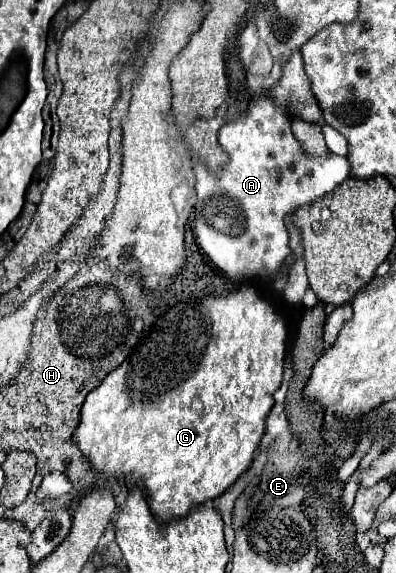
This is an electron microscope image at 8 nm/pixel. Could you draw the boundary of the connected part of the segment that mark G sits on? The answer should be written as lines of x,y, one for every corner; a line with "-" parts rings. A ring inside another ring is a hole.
245,284
239,290
229,292
229,294
207,296
201,302
197,302
195,306
191,304
191,308
187,308
187,304
173,306
155,322
155,326
149,332
145,332
141,336
135,350
131,352
131,356
119,368
115,368
111,374
107,374
107,378
95,390
91,390
89,396
85,398
83,410
81,410
81,422
75,430
75,442
77,442
79,450
83,452
83,456
91,462
91,466
97,472
111,474
115,478
121,476
121,472
123,472
127,482
135,482
145,492
147,502
151,506
151,512
165,522
171,518
177,518
177,516
185,516
187,510
191,510
197,504
205,504
207,500
215,500
253,462
253,456
255,456
259,442
261,442
261,436
265,432
267,414
271,412
271,408
275,404
273,394
275,394
275,390
279,390
281,380
283,380
285,340
287,340
285,320
275,312
273,304
269,304
251,284

